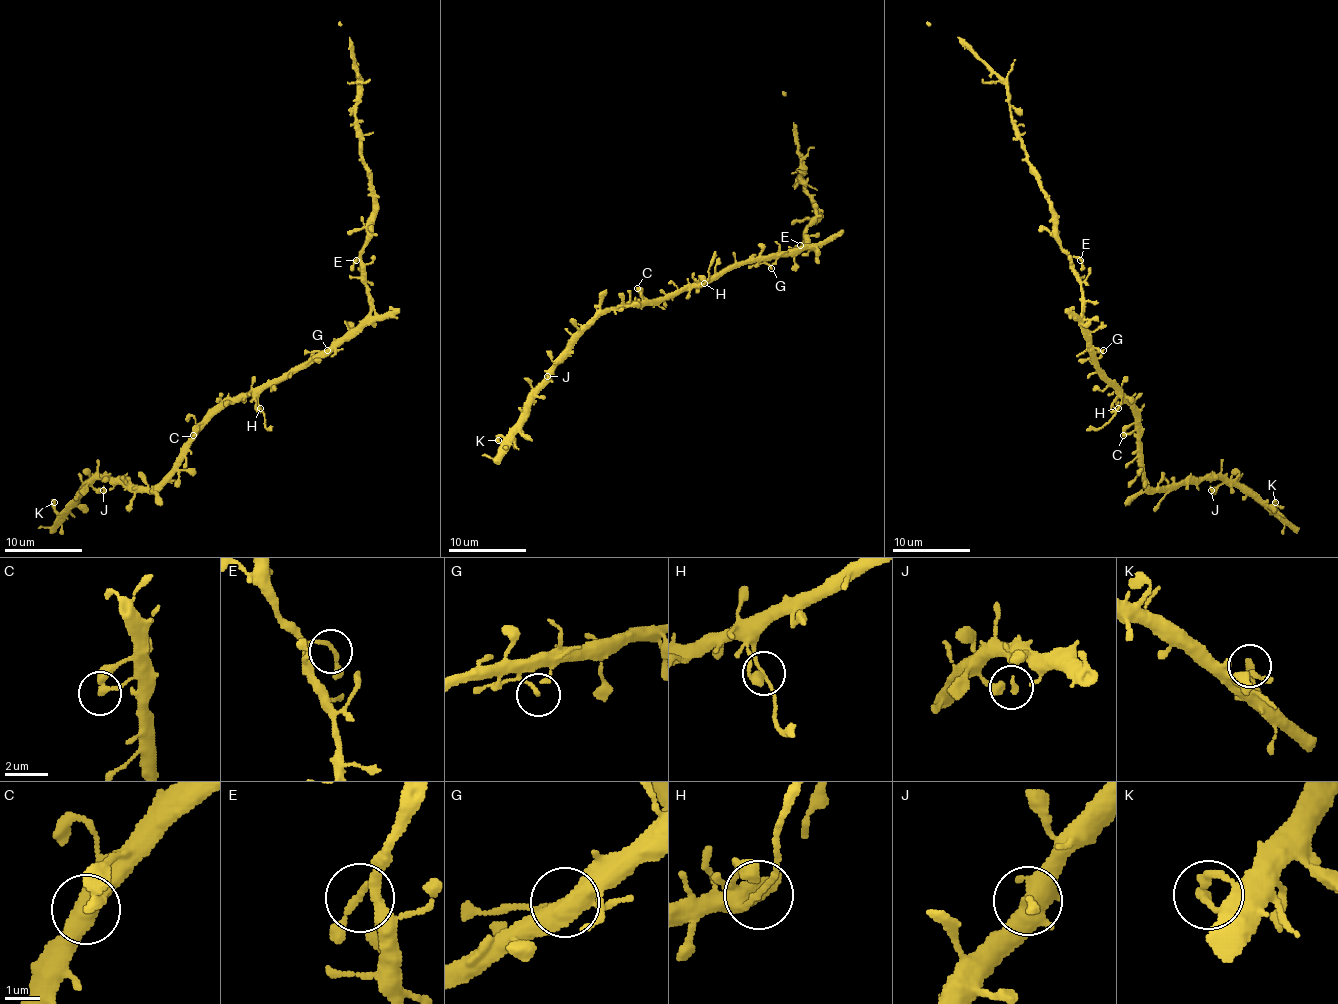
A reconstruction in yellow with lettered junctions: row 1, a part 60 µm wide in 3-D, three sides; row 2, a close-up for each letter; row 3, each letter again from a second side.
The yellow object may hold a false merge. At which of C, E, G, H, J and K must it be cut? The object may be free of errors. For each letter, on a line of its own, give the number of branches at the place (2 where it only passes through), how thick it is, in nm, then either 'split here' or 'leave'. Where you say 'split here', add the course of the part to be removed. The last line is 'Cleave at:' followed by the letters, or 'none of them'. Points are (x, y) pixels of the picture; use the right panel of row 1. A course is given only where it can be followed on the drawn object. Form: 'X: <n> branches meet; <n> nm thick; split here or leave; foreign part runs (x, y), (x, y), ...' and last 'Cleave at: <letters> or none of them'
C: 2 branches meet; 280 nm thick; leave
E: 2 branches meet; 180 nm thick; leave
G: 1 branches meet; 200 nm thick; leave
H: 3 branches meet; 140 nm thick; split here; foreign part runs (1119, 408), (1099, 428), (1086, 430)
J: 1 branches meet; 220 nm thick; leave
K: 2 branches meet; 240 nm thick; leave
Cleave at: H

